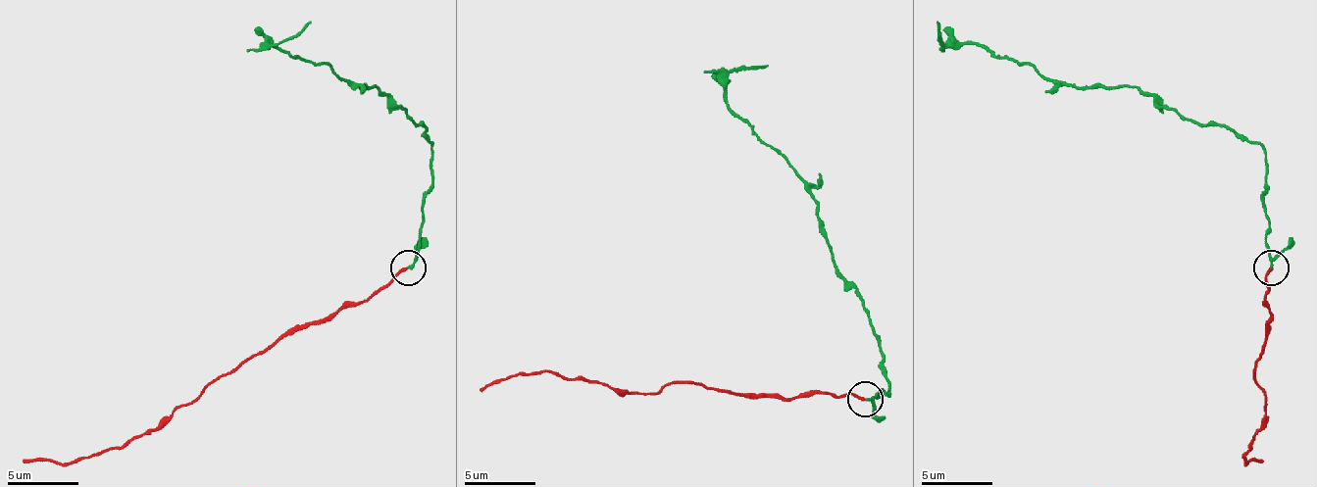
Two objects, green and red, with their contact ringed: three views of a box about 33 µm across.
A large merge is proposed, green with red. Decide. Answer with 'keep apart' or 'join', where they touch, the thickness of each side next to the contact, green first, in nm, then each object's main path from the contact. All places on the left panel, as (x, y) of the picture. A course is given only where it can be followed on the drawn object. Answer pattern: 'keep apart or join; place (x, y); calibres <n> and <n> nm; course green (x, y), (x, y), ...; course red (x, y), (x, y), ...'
keep apart; place (408, 267); calibres 140 and 170 nm; course green (409, 267), (430, 142), (378, 85), (352, 85), (328, 65), (288, 57), (271, 43), (292, 39), (310, 22); course red (409, 267), (367, 299), (295, 323), (118, 448), (51, 462), (23, 459)

